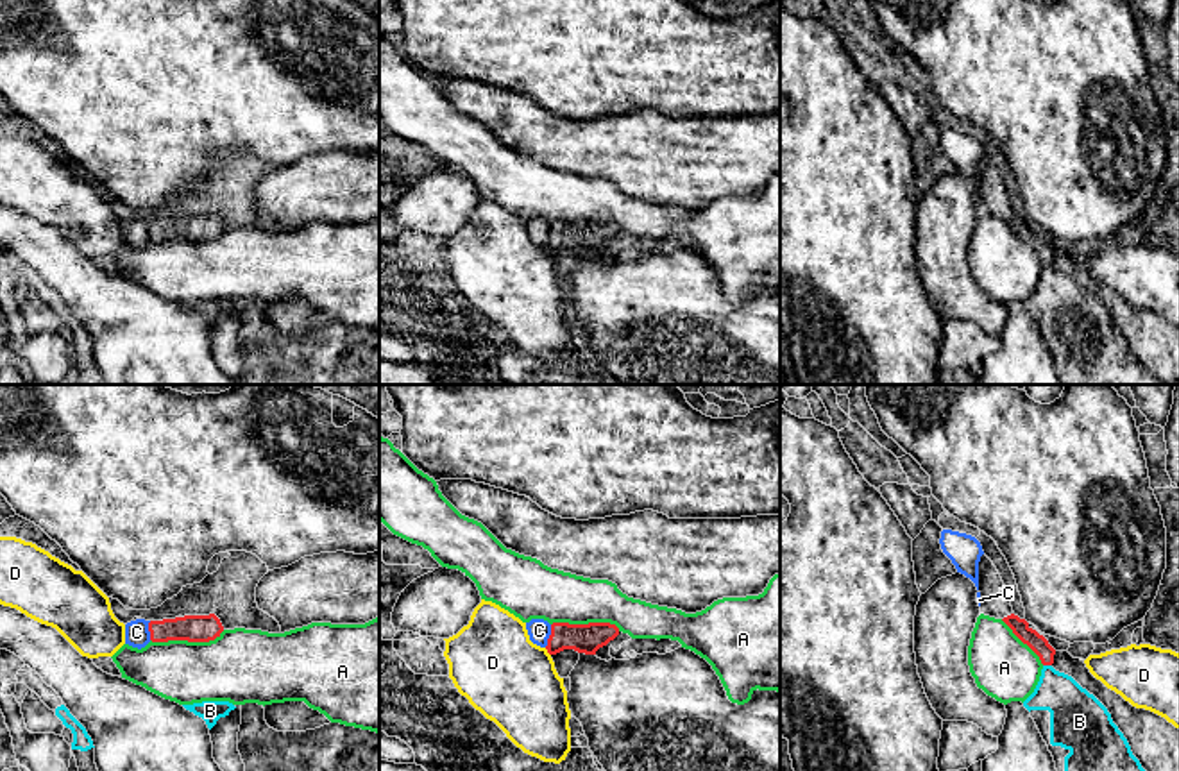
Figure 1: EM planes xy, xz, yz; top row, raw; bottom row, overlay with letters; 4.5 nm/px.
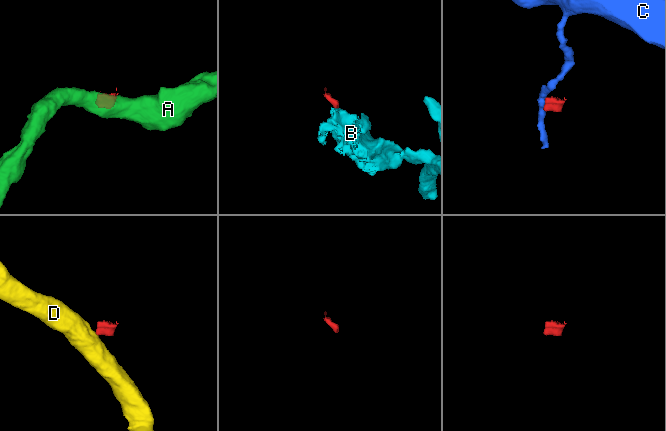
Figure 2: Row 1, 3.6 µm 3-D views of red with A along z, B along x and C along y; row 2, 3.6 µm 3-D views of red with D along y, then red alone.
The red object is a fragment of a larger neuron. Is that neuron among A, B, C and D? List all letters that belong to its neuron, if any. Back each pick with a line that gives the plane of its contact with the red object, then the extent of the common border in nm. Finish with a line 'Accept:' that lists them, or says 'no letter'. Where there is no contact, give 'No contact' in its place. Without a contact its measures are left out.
Accept: no letter

